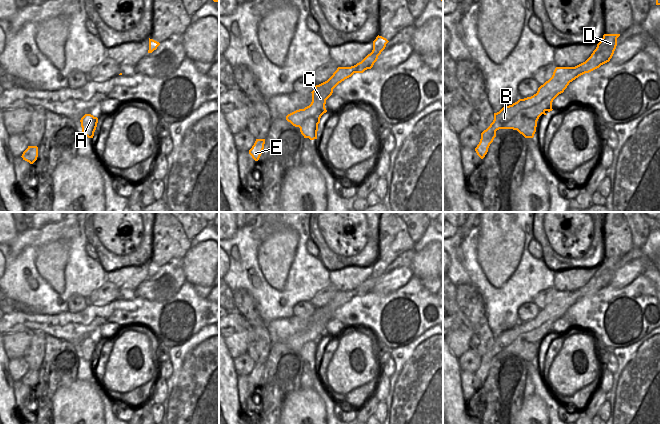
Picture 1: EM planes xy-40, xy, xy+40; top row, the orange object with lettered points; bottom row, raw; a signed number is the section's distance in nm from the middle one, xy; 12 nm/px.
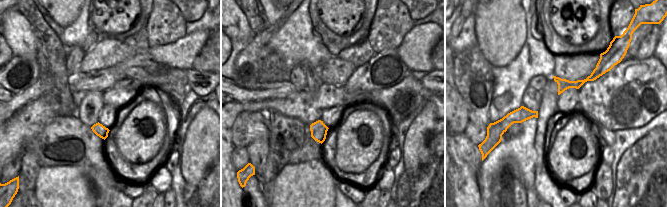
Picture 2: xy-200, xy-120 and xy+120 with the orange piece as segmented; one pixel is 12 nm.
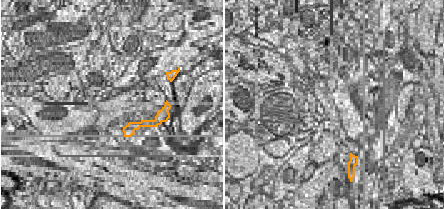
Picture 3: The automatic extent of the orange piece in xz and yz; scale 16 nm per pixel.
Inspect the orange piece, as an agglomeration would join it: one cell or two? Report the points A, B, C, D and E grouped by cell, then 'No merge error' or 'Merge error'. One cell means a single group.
Groups: A / B C D E. Merge error

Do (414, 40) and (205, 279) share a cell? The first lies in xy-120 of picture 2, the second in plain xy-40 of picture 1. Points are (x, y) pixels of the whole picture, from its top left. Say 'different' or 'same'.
same

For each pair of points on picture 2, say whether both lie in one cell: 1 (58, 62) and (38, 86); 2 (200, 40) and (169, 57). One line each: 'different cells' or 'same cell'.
1: different cells
2: same cell

